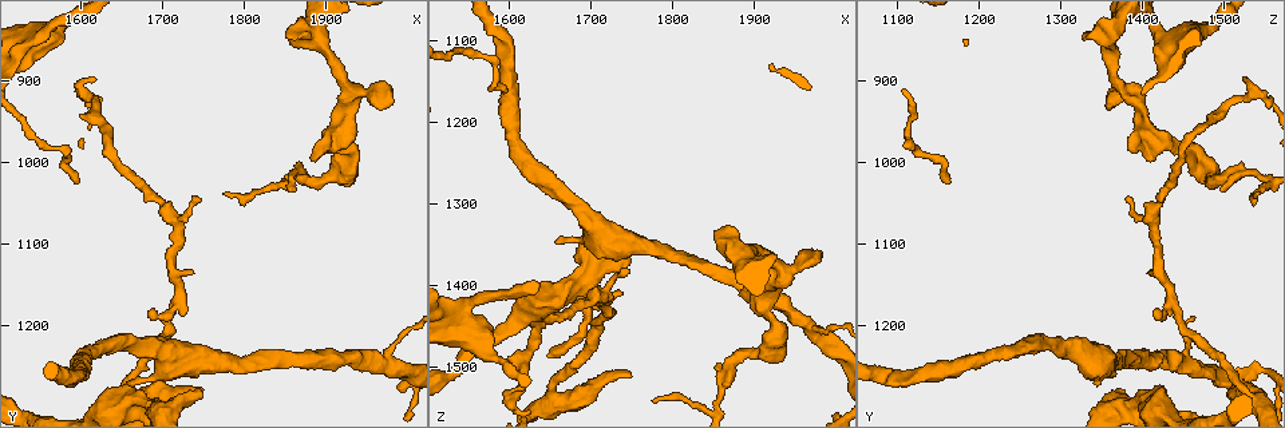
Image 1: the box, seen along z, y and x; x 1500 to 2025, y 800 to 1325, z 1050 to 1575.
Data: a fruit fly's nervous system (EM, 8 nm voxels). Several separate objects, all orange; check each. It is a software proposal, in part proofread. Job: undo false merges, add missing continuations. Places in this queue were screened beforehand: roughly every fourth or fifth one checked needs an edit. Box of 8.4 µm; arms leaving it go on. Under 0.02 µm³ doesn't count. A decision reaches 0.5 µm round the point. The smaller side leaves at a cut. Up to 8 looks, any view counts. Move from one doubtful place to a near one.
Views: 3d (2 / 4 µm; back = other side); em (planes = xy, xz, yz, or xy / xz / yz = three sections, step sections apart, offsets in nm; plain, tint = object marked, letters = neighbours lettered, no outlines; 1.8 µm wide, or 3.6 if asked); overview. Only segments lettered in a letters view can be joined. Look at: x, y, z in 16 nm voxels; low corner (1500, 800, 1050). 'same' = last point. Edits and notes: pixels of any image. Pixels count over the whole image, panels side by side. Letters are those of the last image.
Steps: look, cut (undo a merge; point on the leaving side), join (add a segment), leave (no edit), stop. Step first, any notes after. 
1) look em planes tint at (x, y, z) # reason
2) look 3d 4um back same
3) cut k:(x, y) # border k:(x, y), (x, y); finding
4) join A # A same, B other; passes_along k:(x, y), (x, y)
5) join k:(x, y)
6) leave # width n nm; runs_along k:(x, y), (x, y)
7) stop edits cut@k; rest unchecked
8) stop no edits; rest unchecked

look 3d 4um back at (1885, 1000, 1415) # branch stops here

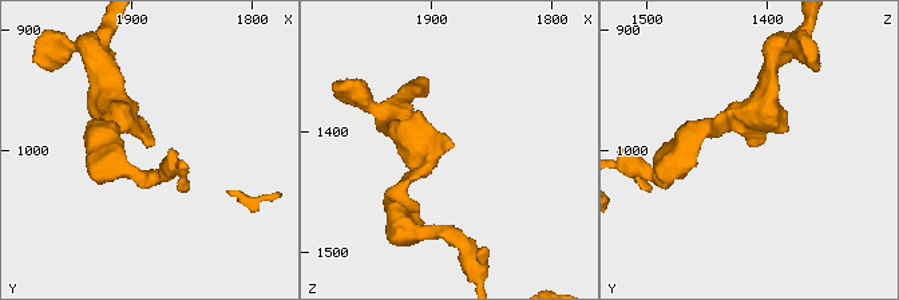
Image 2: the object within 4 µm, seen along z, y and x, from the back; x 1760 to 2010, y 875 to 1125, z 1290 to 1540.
look em planes letters at (1886, 996, 1416) # need the tissue

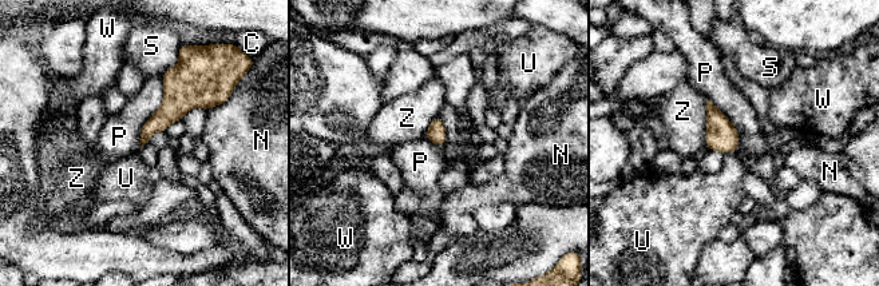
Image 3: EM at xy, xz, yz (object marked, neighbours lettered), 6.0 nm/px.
leave # C other, N other, P other, S other, U other, W other, Z other; border 3:(162, 76), (141, 146); no lettered segment goes on from it

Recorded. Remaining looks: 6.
look em yz step 8 tint at (1855, 1015, 1545) # narrows sharply

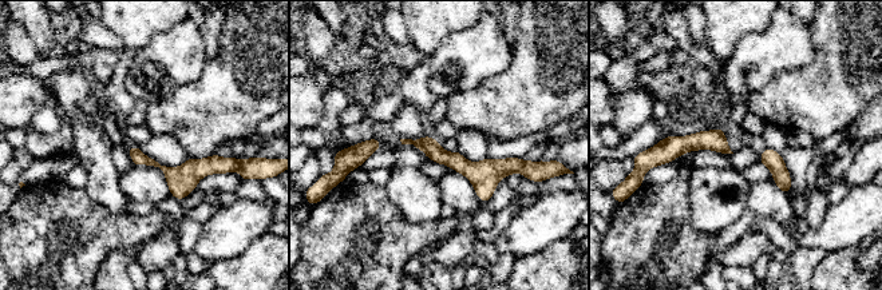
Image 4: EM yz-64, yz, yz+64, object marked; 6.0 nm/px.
look em planes letters same # another direction

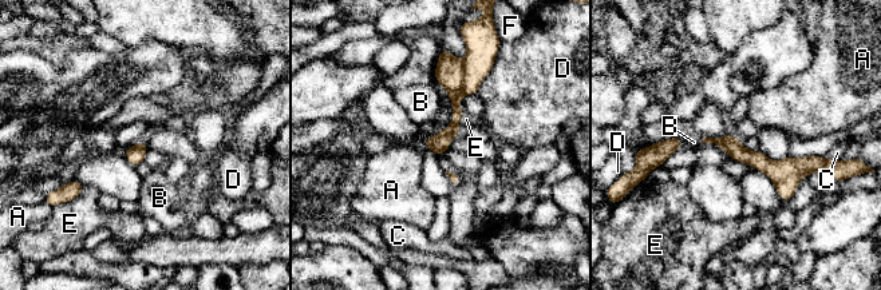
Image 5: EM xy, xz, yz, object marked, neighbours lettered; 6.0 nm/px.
cut 5:(449, 72) # width 110 nm; A other, B other, C other, D other, E other, F other; part_leaving 5:(718, 142), (769, 167), (820, 163); a second neuron is stuck on

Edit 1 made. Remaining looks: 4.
look overview # see it whole again

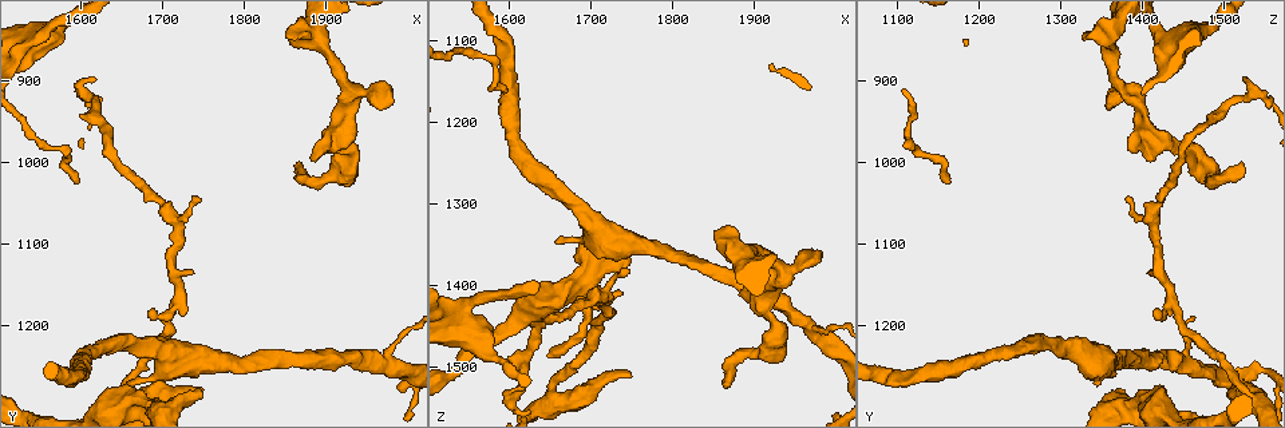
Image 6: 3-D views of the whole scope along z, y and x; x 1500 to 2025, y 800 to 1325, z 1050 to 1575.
look em xz step 4 tint at (1865, 850, 1330)

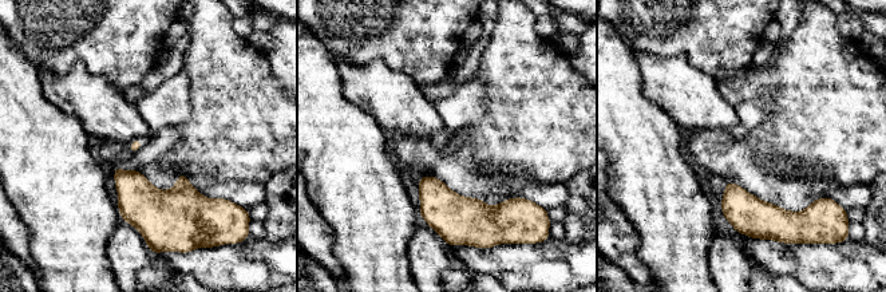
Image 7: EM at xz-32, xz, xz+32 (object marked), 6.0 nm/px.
look em xz step 4 letters same # see the neighbours

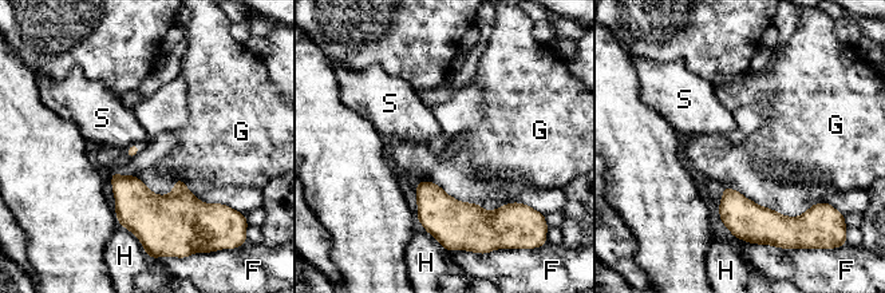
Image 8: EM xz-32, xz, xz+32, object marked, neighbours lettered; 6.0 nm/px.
leave # longest_contact G 600 nm; F other, G other, H other, S other; border 8:(723, 185), (789, 216), (821, 202); no lettered segment goes on from it

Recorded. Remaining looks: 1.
stop edits cut@5; rest unchecked

